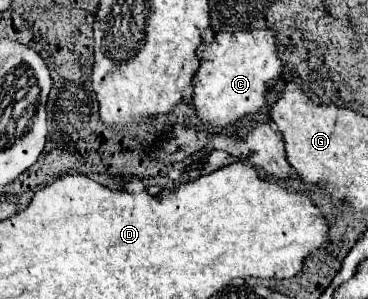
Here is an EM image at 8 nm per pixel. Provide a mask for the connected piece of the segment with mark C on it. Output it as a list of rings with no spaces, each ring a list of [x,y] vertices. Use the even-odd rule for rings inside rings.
[[[249,30],[249,32],[219,32],[211,44],[201,44],[197,50],[199,70],[195,72],[197,84],[193,86],[193,106],[197,118],[215,128],[215,130],[229,130],[237,132],[237,124],[247,118],[249,114],[257,114],[267,108],[267,92],[275,86],[281,76],[281,62],[277,56],[275,34],[271,30]]]

